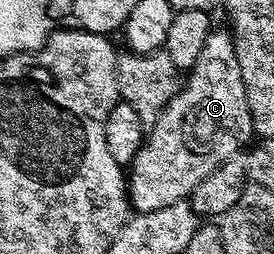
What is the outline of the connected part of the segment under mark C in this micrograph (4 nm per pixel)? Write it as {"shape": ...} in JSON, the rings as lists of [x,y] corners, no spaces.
{"shape":[[[213,31],[202,47],[202,55],[198,55],[198,63],[192,65],[180,92],[168,100],[168,106],[161,109],[156,124],[147,130],[144,145],[127,170],[126,184],[131,208],[136,213],[149,213],[158,211],[158,207],[170,207],[170,203],[185,200],[194,191],[194,187],[198,187],[198,183],[210,175],[210,171],[237,156],[241,152],[240,148],[248,140],[252,141],[253,137],[246,87],[242,83],[242,71],[238,67],[231,32]]]}

